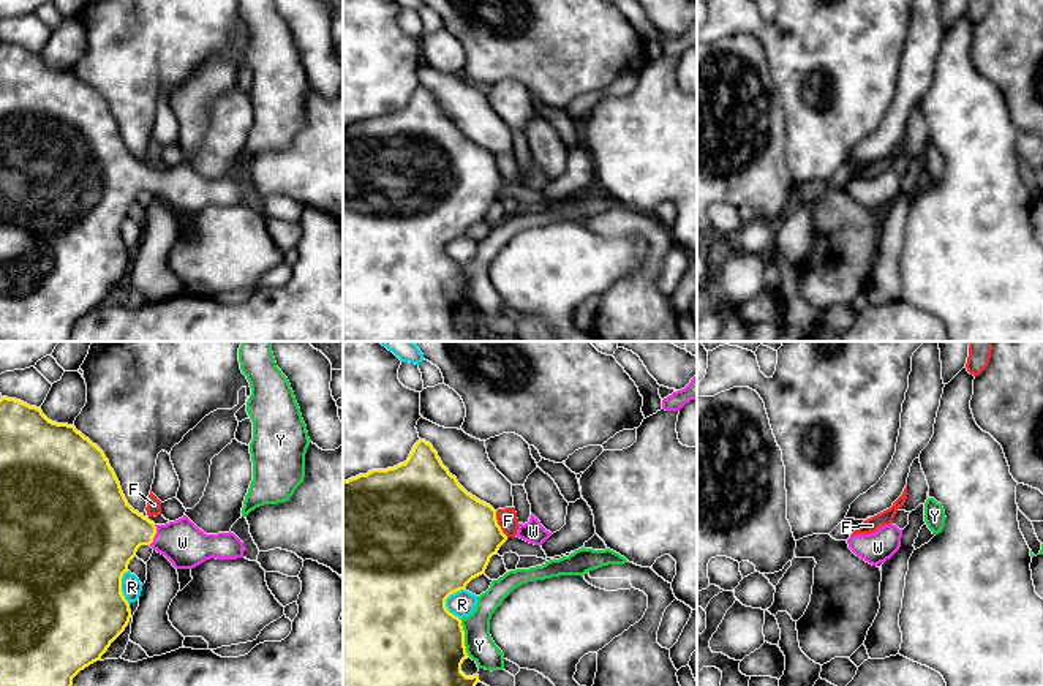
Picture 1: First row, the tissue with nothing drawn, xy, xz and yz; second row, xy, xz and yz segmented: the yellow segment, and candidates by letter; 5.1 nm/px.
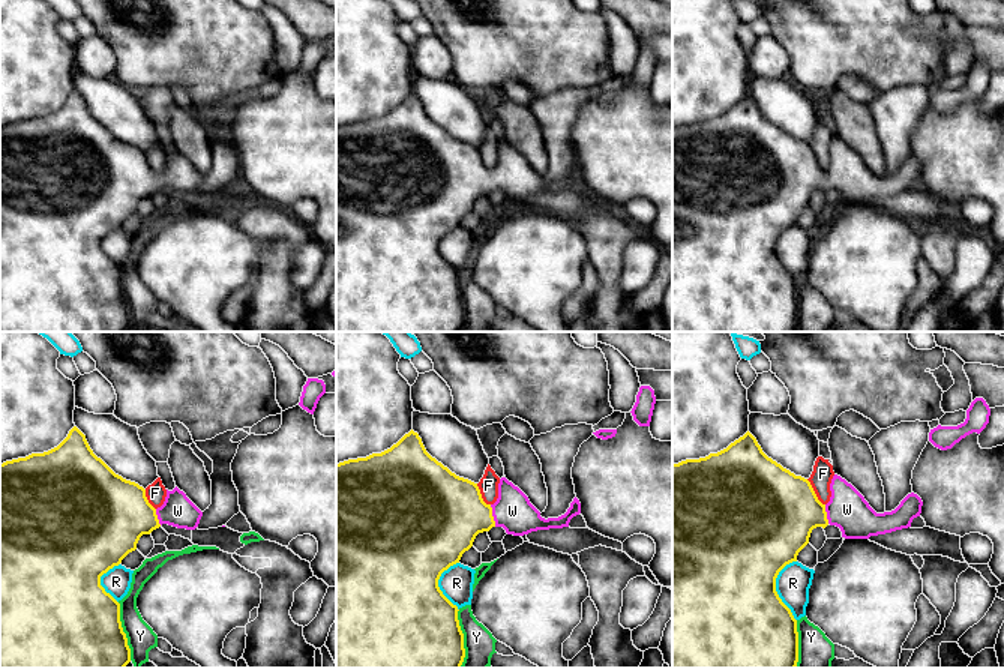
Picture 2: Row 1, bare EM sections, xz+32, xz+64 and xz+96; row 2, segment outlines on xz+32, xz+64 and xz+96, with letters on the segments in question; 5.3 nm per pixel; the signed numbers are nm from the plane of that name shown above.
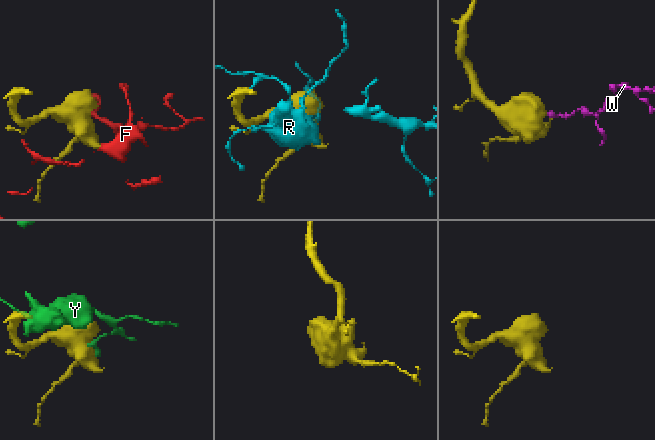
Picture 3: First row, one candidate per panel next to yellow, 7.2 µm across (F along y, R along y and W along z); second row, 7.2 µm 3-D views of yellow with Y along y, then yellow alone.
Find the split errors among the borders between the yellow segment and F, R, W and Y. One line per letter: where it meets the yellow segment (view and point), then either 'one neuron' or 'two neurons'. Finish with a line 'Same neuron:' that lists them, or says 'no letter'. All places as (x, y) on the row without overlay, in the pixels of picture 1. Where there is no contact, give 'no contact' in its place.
F: xz (497, 169) | two neurons
R: xz (444, 248) | two neurons
W: xy (155, 179) | one neuron
Y: xz (463, 285) | two neurons
Same neuron: W

